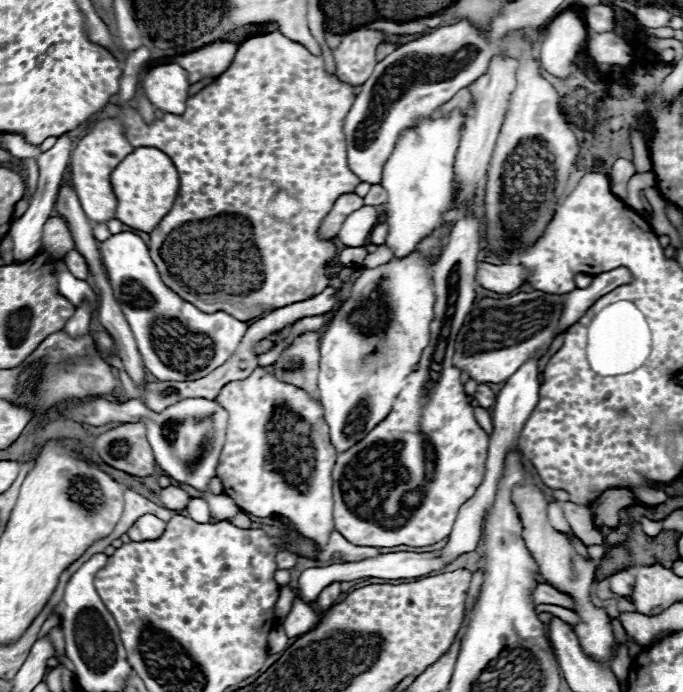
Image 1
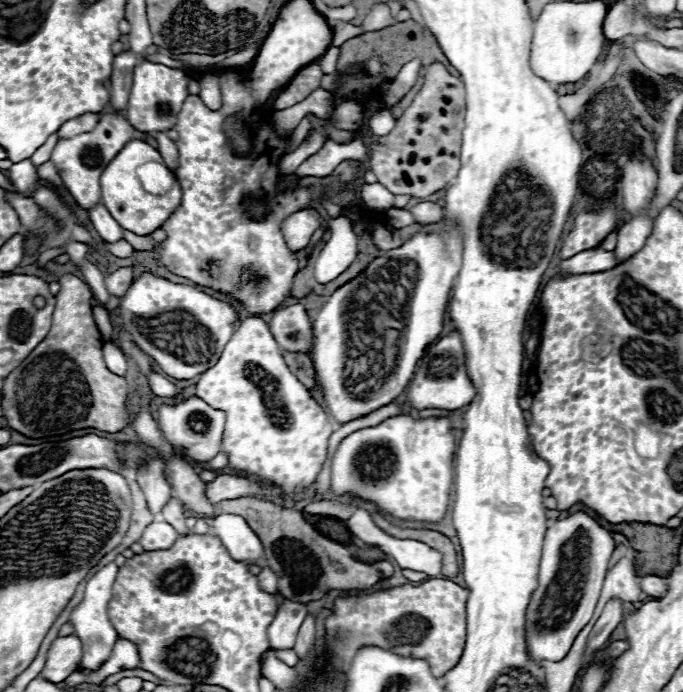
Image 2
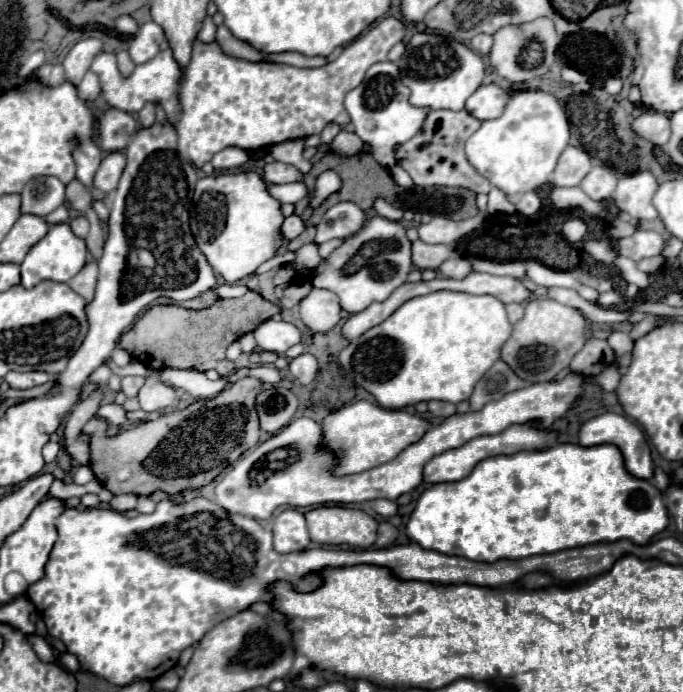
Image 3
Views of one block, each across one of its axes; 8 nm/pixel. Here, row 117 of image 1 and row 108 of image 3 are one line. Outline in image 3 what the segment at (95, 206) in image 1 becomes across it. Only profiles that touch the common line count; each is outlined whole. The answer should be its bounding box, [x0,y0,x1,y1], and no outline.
[98,108,136,152]

